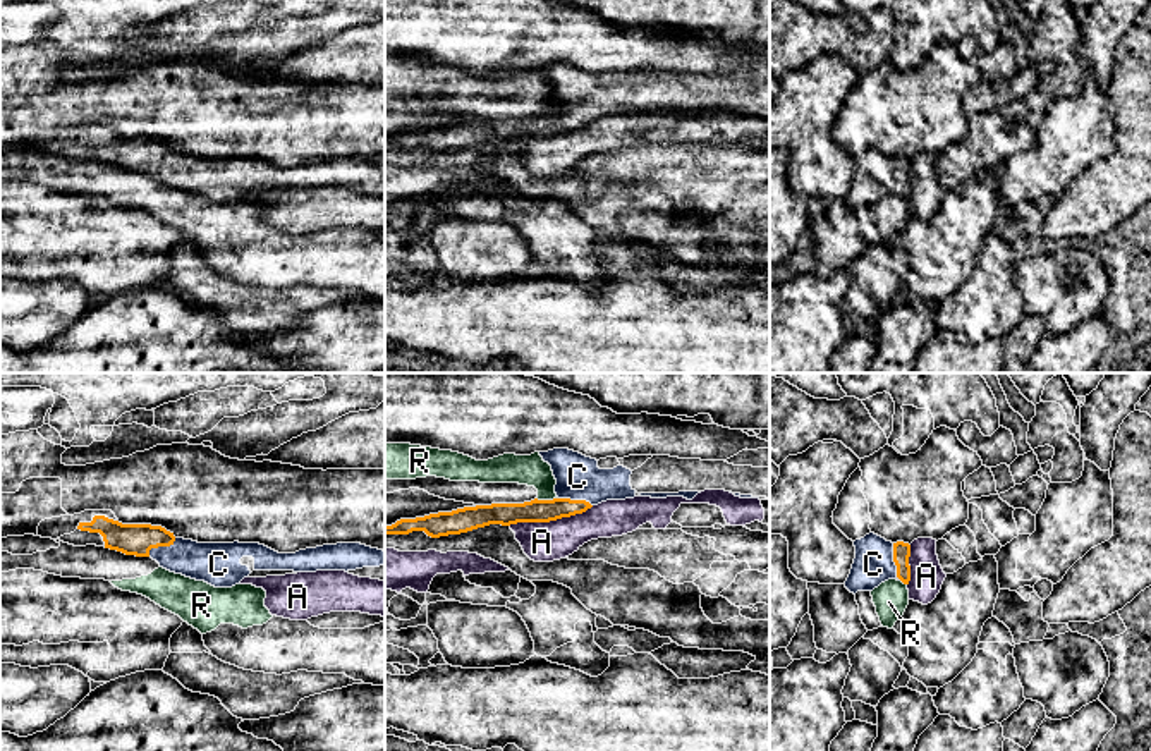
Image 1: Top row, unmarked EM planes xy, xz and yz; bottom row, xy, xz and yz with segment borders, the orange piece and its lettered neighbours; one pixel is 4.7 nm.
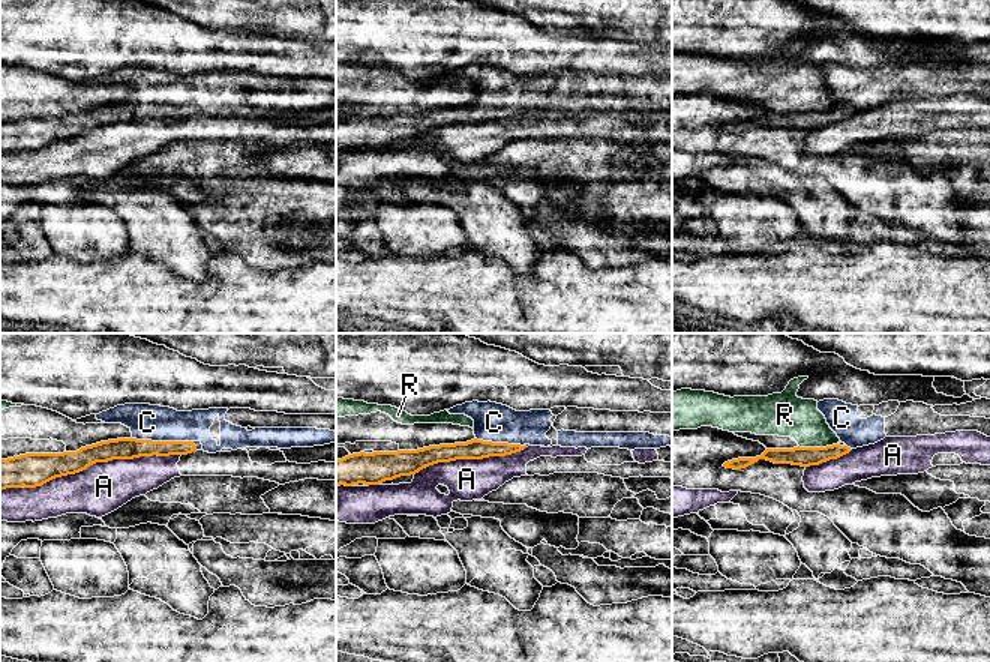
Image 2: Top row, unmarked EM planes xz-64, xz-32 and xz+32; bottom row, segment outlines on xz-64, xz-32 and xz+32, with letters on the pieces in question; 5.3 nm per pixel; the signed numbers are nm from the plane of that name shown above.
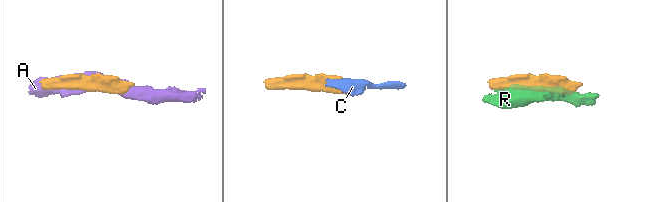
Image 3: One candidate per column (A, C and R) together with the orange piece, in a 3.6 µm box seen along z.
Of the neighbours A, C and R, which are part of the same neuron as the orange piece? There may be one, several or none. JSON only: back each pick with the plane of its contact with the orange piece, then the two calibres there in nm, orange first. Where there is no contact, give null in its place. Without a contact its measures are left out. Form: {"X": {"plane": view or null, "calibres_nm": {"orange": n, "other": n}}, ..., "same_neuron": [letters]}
{"C": {"plane": "xy", "calibres_nm": {"orange": 150, "other": 190}}, "same_neuron": ["C"]}

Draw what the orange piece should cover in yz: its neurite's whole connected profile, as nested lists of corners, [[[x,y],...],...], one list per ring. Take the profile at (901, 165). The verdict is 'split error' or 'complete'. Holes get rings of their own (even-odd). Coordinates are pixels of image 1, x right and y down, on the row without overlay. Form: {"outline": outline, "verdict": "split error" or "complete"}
{"outline": [[[869,148],[854,156],[856,174],[845,203],[850,208],[873,206],[881,198],[898,192],[904,199],[910,196],[910,160],[904,156],[886,156]]], "verdict": "split error"}

